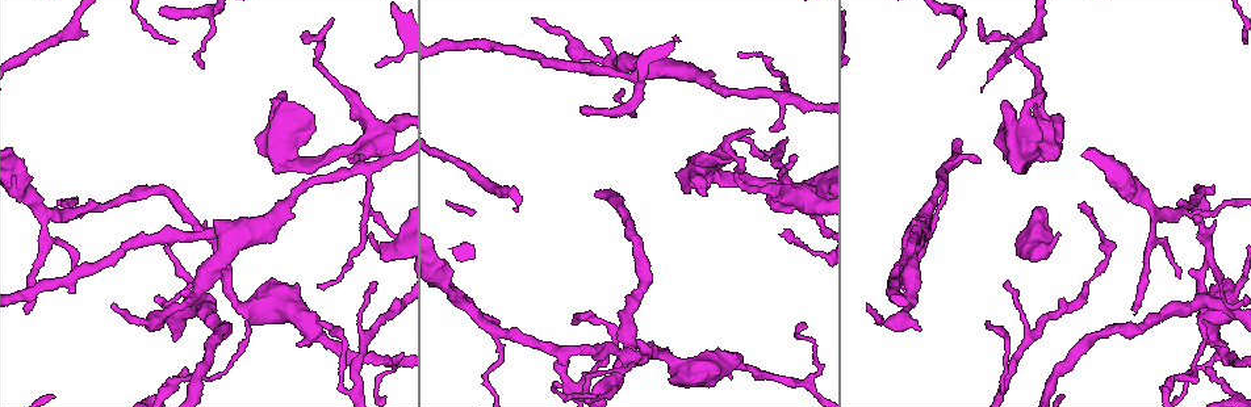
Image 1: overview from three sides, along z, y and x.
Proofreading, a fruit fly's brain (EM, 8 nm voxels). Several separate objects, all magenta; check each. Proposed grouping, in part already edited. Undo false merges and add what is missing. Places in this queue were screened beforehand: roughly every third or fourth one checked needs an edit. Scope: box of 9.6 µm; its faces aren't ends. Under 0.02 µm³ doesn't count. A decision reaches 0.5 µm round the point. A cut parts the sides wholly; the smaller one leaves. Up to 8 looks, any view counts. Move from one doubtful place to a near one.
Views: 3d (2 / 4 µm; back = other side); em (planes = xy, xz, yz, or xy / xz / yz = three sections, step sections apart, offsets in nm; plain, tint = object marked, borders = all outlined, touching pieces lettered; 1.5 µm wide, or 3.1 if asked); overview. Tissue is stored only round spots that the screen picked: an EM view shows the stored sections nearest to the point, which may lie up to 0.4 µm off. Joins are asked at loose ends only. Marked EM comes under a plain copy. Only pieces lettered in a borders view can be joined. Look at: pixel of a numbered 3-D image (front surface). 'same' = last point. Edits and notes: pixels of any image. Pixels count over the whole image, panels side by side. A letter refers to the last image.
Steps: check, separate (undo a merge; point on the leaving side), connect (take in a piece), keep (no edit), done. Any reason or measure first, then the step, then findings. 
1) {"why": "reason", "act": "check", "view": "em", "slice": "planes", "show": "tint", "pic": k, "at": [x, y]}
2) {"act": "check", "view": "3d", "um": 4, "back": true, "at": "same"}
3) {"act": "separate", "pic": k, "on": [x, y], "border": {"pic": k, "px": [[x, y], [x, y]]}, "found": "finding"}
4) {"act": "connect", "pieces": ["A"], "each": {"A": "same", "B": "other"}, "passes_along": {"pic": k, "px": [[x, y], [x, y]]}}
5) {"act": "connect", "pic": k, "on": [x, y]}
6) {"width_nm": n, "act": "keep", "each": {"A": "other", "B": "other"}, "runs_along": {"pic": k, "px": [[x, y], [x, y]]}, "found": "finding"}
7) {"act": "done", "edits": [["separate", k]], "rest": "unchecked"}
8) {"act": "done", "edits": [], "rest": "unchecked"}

{"why": "free end", "act": "check", "view": "em", "slice": "yz", "step": 8, "show": "tint", "pic": 1, "at": [27, 314]}

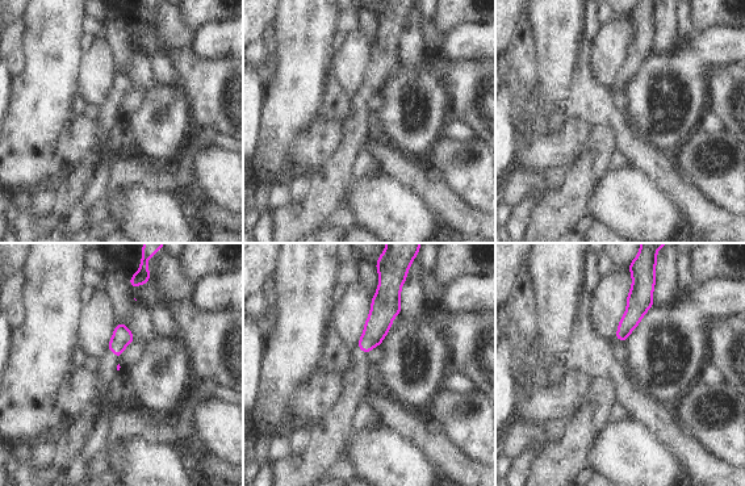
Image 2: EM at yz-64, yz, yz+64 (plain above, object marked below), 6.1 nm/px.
{"why": "another direction", "act": "check", "view": "em", "slice": "planes", "show": "borders", "at": "same"}

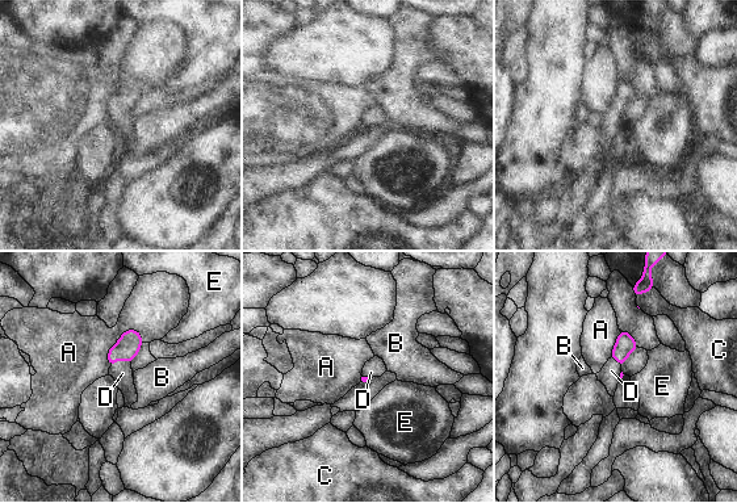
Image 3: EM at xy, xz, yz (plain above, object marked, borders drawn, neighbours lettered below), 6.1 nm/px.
{"act": "connect", "pieces": ["D"], "each": {"A": "other", "B": "other", "C": "other", "D": "same", "E": "other"}, "passes_along": {"pic": 3, "px": [[128, 347], [120, 357], [122, 373]]}, "found": "it goes on there"}

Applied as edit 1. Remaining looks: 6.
{"act": "check", "view": "overview"}

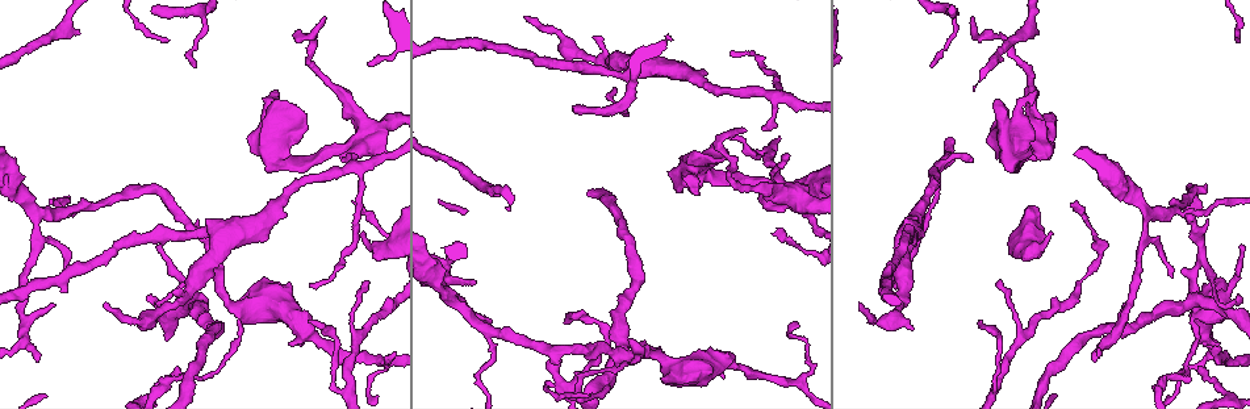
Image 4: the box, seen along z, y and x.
{"why": "three-way junction", "act": "check", "view": "em", "slice": "yz", "step": 4, "show": "tint", "pic": 4, "at": [73, 207]}

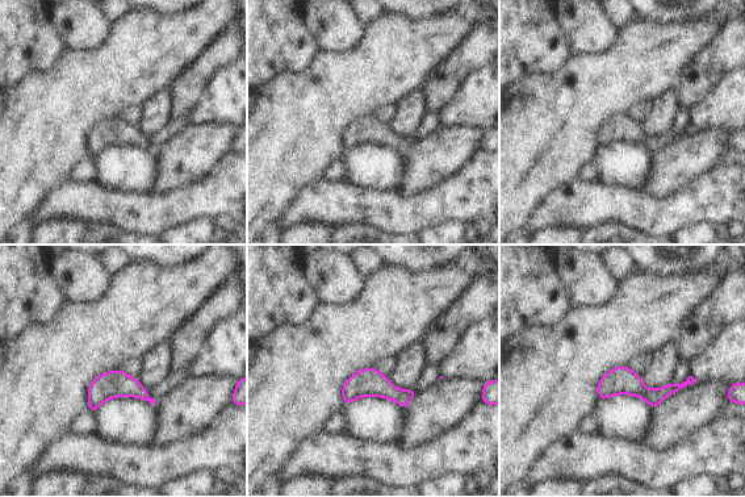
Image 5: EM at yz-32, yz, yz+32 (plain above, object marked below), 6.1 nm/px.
{"why": "another direction", "act": "check", "view": "em", "slice": "planes", "show": "borders", "at": "same"}

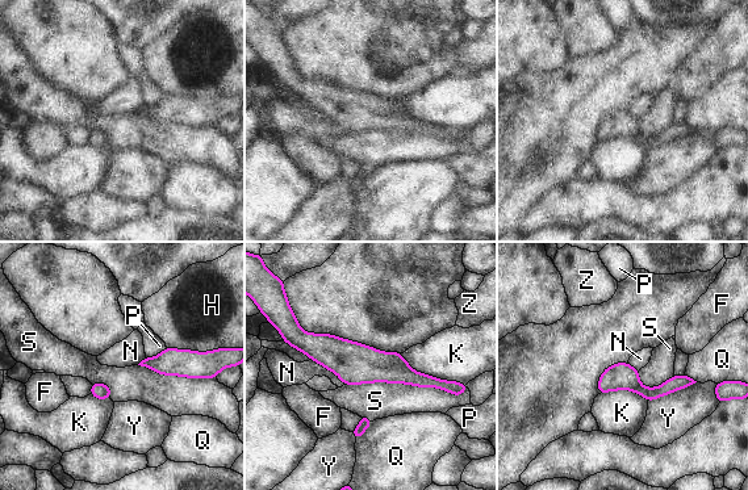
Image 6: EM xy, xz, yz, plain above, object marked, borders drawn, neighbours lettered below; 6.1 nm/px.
{"act": "keep", "each": {"F": "other", "H": "other", "K": "other", "N": "other", "P": "other", "Q": "other", "S": "other", "Y": "other", "Z": "other"}, "runs_along": {"pic": 6, "px": [[297, 342], [447, 386]]}, "found": "continuous, no second cell"}

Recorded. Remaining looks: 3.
{"why": "sudden change in width", "act": "check", "view": "em", "slice": "yz", "step": 8, "show": "tint", "pic": 4, "at": [1165, 378]}

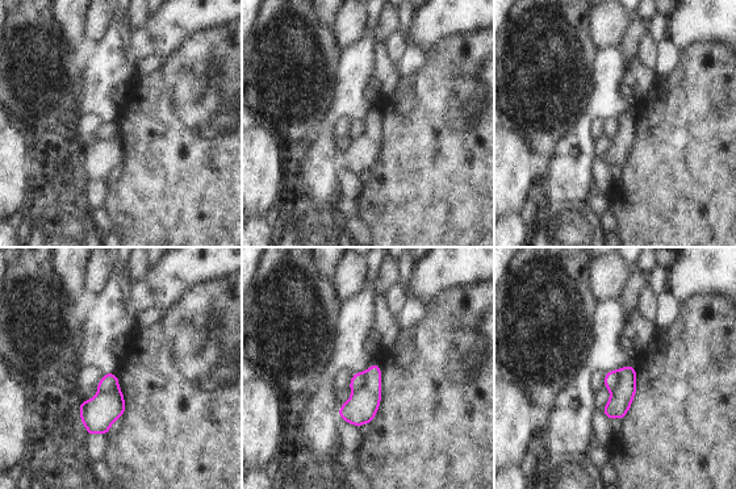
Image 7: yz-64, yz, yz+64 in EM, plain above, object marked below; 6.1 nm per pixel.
{"why": "cut it another way", "act": "check", "view": "em", "slice": "planes", "show": "borders", "at": "same"}

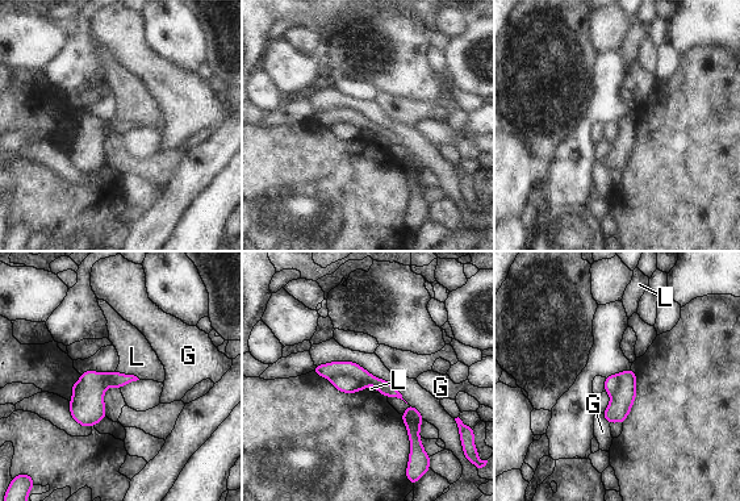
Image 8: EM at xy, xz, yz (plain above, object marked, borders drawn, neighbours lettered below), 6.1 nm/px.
{"act": "separate", "pic": 8, "on": [345, 383], "each": {"G": "other", "L": "other"}, "border": {"pic": 8, "px": [[333, 379], [351, 375], [366, 385]]}, "found": "two cells meet here"}

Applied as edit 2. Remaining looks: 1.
{"act": "done", "edits": [["connect", 3], ["separate", 8]], "rest": "unchecked"}

